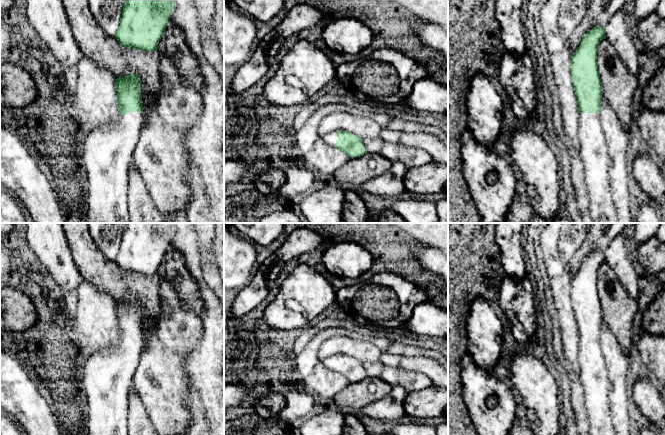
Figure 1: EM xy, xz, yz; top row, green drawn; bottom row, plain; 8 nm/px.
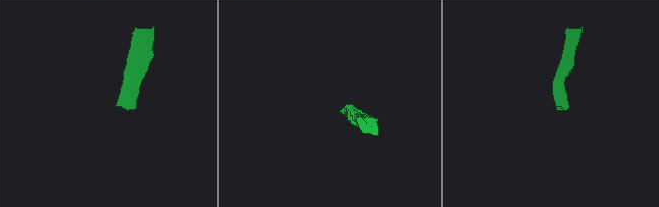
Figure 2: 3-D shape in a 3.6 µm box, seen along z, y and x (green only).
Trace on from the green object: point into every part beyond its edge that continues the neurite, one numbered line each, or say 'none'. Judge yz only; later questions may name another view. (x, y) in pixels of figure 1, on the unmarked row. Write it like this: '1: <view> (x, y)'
1: yz (593, 371)

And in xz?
1: xz (330, 362)

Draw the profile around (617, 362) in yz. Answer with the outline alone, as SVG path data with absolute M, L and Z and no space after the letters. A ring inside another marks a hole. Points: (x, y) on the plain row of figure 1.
M602 319L600 342L608 372L608 402L616 435L630 435L627 379L629 356L620 346L616 336Z

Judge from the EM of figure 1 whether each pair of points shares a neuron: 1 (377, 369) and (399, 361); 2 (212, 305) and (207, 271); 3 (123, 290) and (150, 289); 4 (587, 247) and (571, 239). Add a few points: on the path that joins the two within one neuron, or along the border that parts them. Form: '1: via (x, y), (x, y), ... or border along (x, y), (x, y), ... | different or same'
1: border along (379, 361), (389, 366), (410, 371) | different
2: border along (201, 267), (202, 278), (213, 291) | different
3: via (130, 289), (143, 289) | same
4: border along (587, 233), (582, 246), (574, 254), (569, 265) | different

